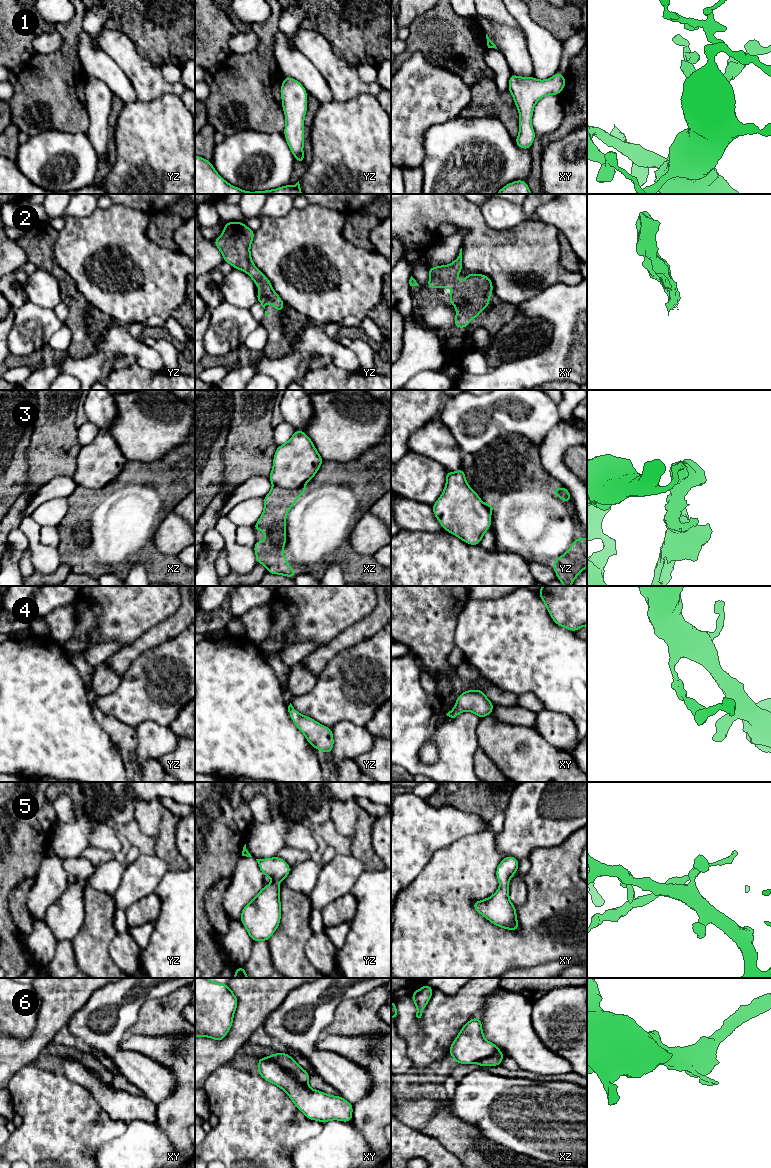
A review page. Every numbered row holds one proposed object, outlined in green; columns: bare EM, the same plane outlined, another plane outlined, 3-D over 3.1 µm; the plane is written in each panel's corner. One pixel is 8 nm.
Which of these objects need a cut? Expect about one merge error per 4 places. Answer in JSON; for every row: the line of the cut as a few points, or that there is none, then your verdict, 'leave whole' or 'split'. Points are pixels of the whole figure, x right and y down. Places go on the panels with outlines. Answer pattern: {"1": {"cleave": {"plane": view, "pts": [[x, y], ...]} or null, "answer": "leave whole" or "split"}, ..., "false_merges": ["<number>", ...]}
{"1": {"cleave": null, "answer": "leave whole"}, "2": {"cleave": null, "answer": "leave whole"}, "3": {"cleave": {"plane": "xz", "pts": [[274, 484], [285, 488], [299, 488], [304, 485]]}, "answer": "split"}, "4": {"cleave": null, "answer": "leave whole"}, "5": {"cleave": null, "answer": "leave whole"}, "6": {"cleave": {"plane": "xy", "pts": [[272, 1054], [281, 1066], [298, 1081], [307, 1085]]}, "answer": "split"}, "false_merges": ["3", "6"]}

